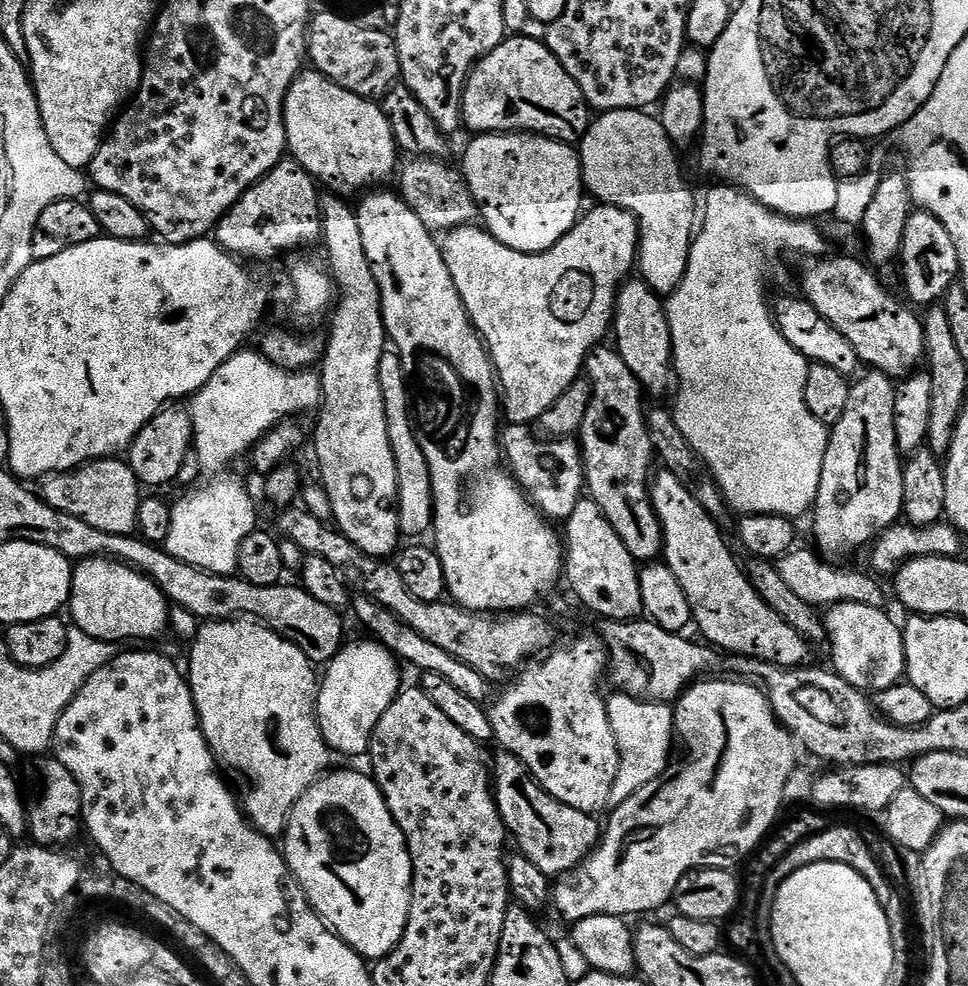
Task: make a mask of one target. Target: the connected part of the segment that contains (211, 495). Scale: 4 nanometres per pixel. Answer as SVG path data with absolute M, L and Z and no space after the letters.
M220 476L203 484L185 491L188 493L172 504L170 534L164 539L163 547L174 558L202 572L230 576L237 571L238 550L242 542L257 531L256 504L244 489L243 482L232 476Z

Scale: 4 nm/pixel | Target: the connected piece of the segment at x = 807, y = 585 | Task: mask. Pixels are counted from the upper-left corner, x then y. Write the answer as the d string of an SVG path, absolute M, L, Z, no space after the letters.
M797 546L775 561L776 572L782 574L782 579L788 584L790 591L798 594L802 602L813 604L817 608L842 602L858 602L875 608L885 607L884 588L880 585L883 583L875 575L867 571L854 572L850 568L838 568L834 565L837 563L829 562L819 551L809 548Z

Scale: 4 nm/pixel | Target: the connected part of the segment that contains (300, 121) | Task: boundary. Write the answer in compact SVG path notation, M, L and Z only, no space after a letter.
M304 70L296 77L284 99L284 125L288 139L287 151L291 159L297 160L304 171L312 175L313 180L338 196L352 198L355 192L375 189L383 185L380 184L383 180L388 180L391 176L393 179L397 175L396 139L383 107L375 99L359 96L338 86L334 81L327 80L321 72Z

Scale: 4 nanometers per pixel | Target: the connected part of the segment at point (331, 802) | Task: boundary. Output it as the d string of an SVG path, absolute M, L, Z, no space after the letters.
M332 770L313 782L306 794L298 798L288 816L282 851L310 906L337 936L363 956L365 961L383 960L391 954L406 930L410 914L412 859L406 838L394 822L388 804L371 775Z

